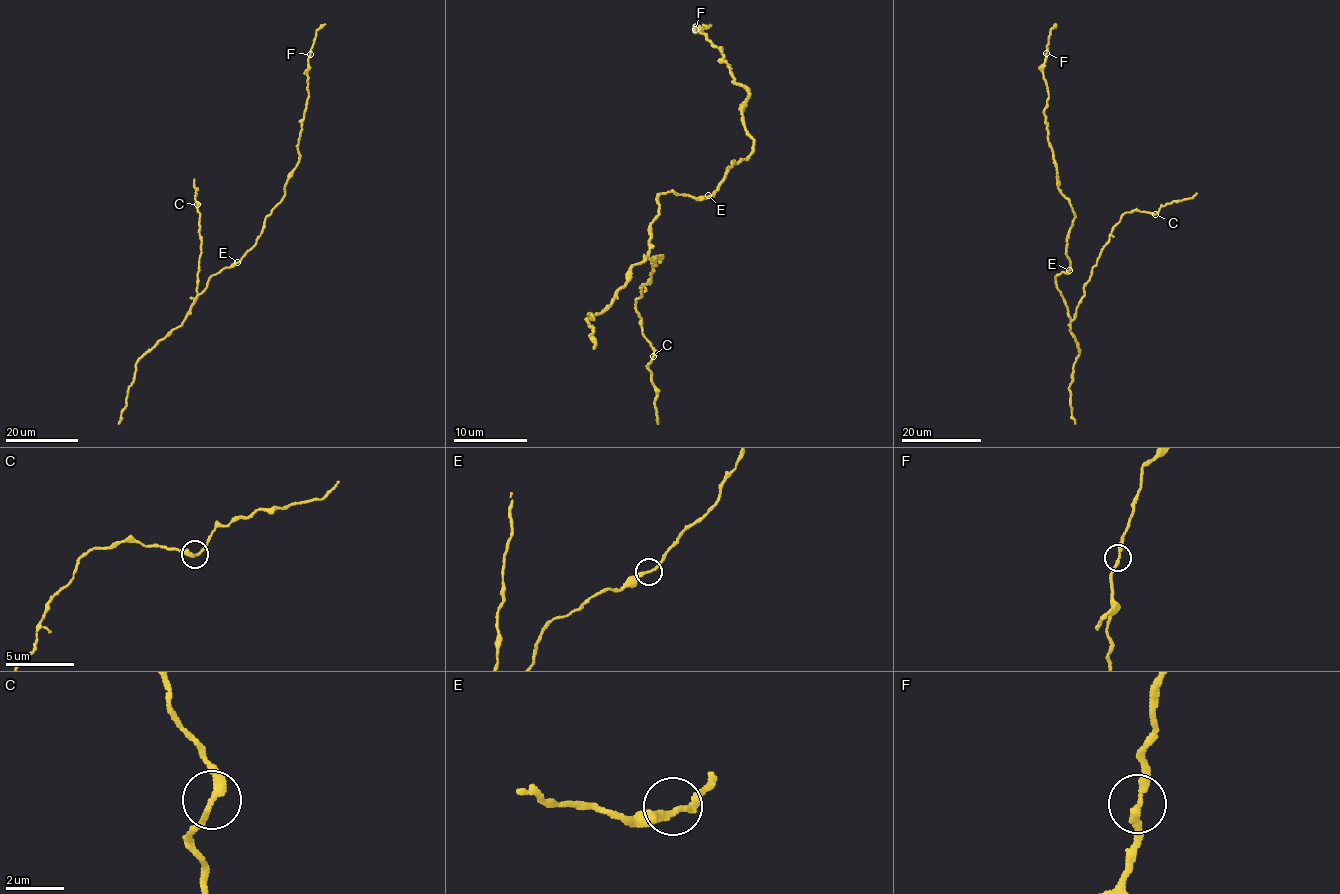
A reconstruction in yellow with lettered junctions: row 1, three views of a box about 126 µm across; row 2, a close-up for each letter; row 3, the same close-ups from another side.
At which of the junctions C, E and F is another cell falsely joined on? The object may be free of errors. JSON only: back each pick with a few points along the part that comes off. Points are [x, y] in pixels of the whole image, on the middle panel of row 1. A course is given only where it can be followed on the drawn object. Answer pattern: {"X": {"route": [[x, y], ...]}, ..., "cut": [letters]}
{"cut": []}

